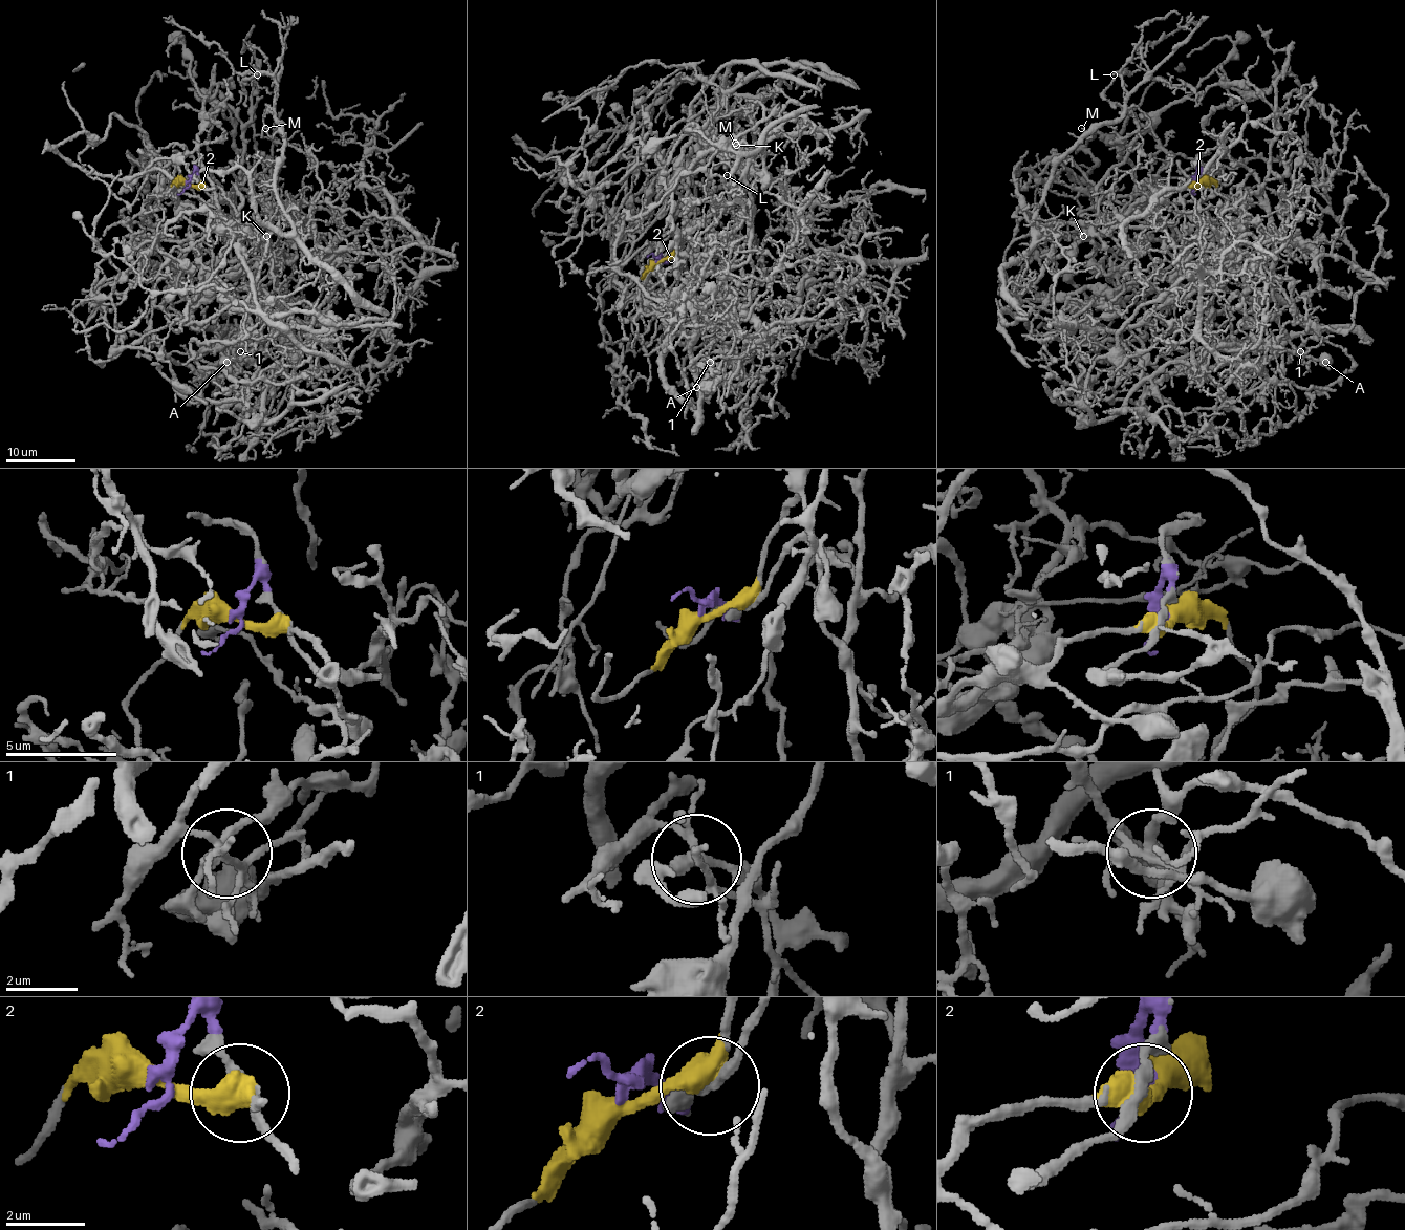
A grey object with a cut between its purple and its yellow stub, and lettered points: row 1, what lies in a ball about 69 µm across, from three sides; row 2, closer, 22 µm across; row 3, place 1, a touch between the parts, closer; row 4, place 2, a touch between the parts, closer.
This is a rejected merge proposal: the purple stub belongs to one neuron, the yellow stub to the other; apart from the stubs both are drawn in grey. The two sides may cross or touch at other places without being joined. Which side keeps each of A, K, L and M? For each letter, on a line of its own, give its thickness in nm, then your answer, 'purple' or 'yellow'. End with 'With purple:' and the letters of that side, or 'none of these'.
A: 460 nm | yellow
K: 200 nm | purple
L: 130 nm | yellow
M: 120 nm | yellow
With purple: K

